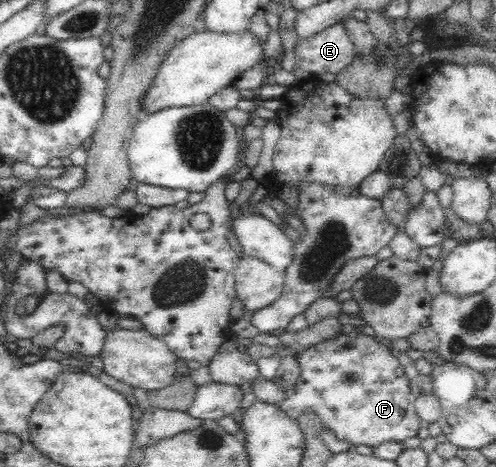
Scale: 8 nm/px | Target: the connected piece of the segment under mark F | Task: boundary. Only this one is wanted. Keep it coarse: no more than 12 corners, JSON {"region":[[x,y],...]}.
{"region":[[347,329],[298,352],[277,404],[350,447],[414,437],[411,381]]}

